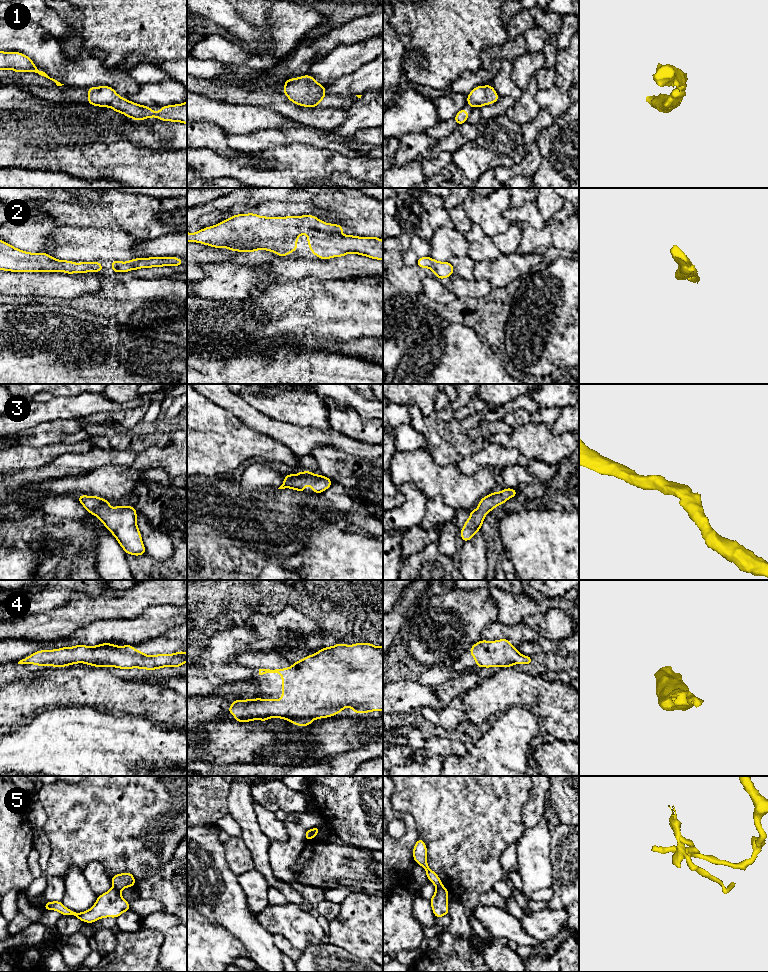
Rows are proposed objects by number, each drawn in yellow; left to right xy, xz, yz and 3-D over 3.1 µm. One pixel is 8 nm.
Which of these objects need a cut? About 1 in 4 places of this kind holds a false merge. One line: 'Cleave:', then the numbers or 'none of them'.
Cleave: 5

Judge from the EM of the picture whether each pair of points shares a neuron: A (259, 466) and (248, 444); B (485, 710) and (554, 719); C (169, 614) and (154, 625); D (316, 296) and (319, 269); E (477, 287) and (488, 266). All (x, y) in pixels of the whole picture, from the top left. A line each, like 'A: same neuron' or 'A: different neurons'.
A: different neurons
B: same neuron
C: same neuron
D: different neurons
E: different neurons

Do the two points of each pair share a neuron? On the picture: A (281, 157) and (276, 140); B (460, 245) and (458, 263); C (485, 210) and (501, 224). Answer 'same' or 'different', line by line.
A: different
B: different
C: same

